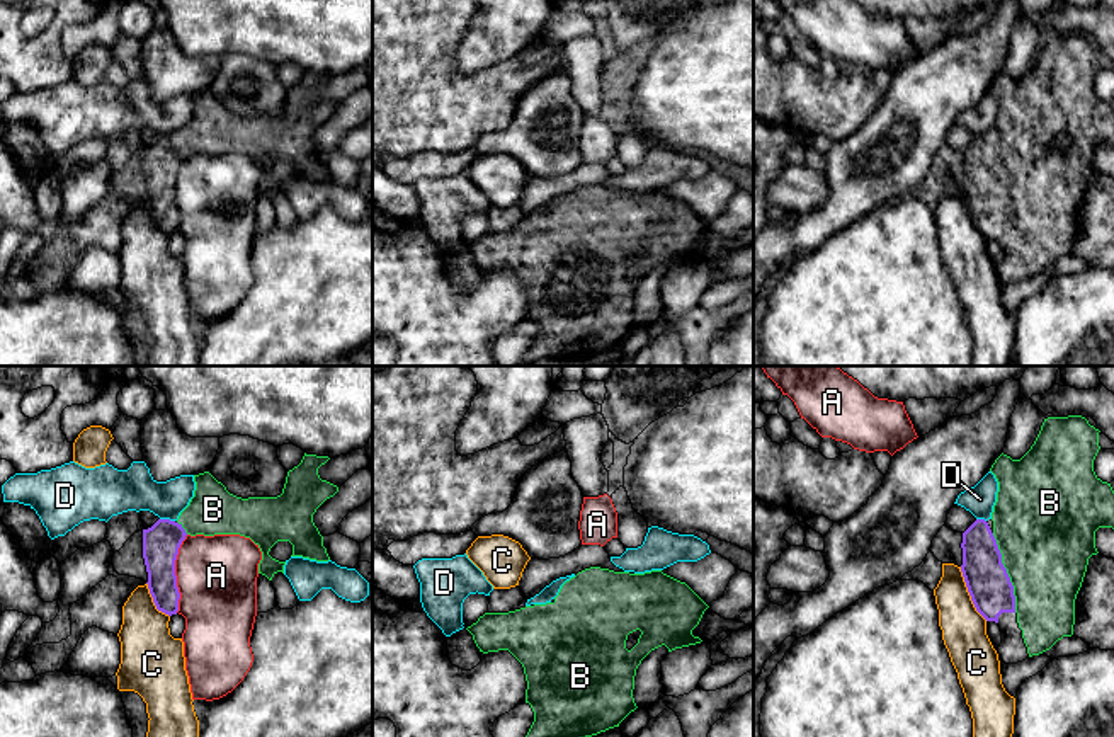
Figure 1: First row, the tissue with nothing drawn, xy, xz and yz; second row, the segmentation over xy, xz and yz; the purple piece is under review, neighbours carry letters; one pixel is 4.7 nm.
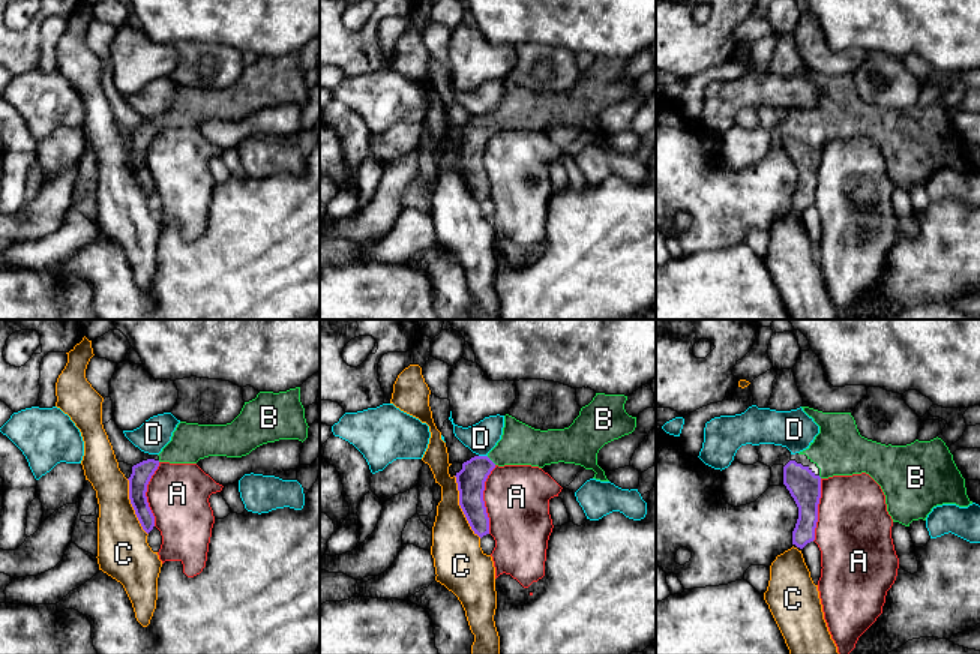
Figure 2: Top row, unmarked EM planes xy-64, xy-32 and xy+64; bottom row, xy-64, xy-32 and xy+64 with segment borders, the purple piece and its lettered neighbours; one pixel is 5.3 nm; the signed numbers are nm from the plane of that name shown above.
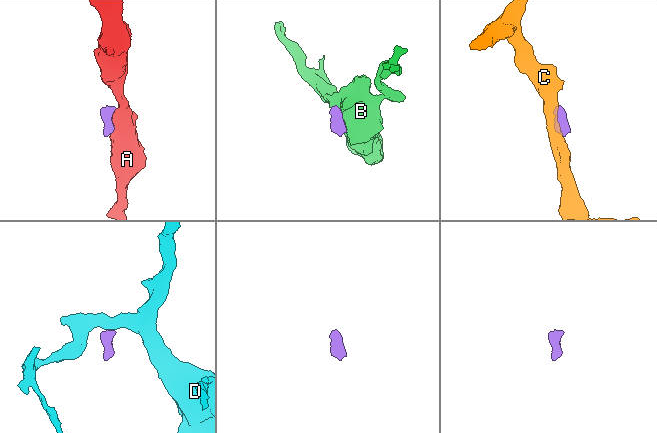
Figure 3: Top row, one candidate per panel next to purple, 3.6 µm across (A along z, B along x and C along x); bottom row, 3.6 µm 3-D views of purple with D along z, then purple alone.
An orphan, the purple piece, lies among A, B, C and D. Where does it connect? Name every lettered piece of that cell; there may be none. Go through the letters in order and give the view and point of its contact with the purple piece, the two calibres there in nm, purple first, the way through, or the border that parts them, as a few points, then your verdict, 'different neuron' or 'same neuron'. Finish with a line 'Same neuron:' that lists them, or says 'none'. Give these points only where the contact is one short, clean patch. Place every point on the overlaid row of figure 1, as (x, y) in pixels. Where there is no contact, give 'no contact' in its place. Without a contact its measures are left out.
A: contact xy (174, 574); calibres 180 and 380 nm; border xy (187, 535), (176, 560), (176, 611); different neuron
B: contact yz (1006, 572); calibres 200 and 440 nm; same neuron
C: contact yz (970, 594); calibres 200 and 200 nm; border yz (960, 567), (973, 606), (987, 620); different neuron
D: contact xy (167, 519); calibres 180 and 200 nm; border xy (160, 518), (174, 521); different neuron
Same neuron: B

